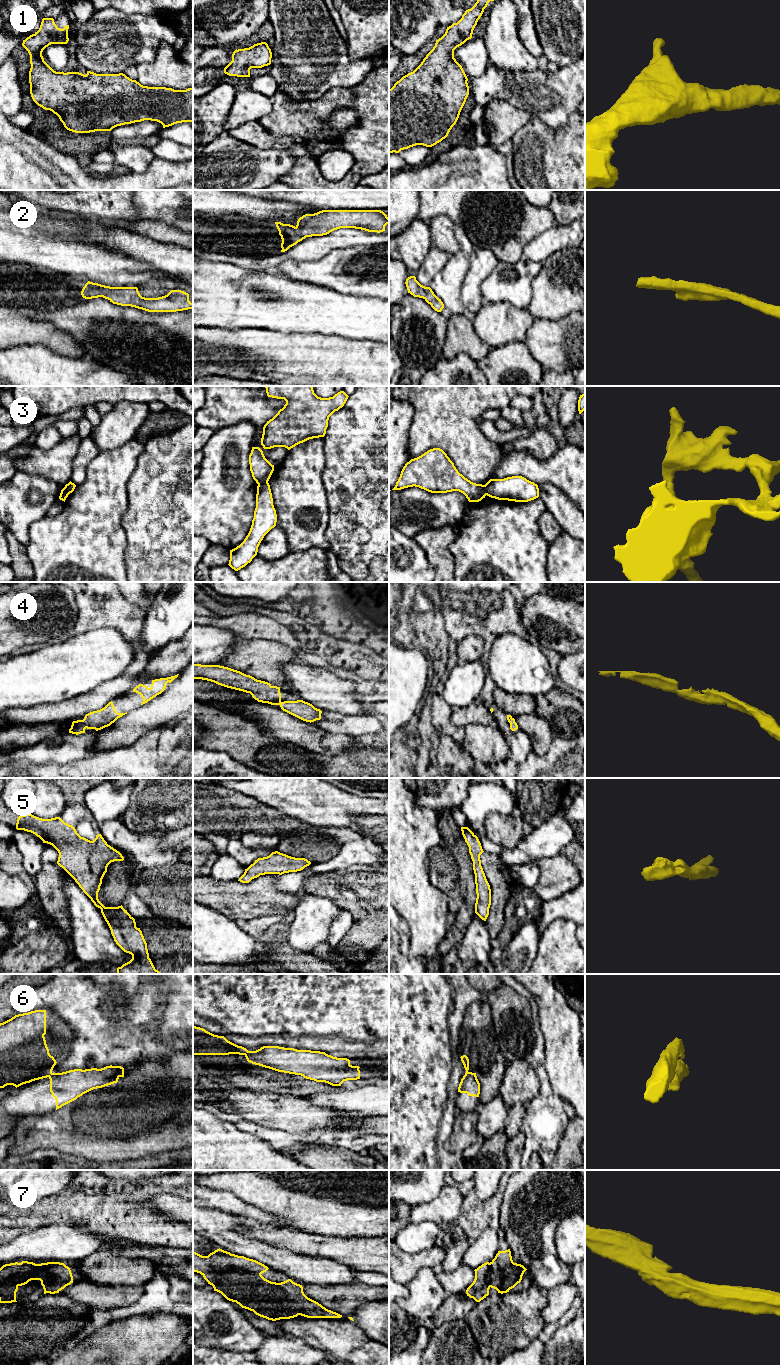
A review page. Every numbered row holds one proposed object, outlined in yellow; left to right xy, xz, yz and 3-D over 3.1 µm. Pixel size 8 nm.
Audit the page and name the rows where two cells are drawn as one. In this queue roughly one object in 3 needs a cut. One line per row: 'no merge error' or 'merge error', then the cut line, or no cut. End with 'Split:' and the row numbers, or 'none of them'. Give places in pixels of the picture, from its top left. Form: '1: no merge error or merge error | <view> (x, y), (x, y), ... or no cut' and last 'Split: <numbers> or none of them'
1: no merge error | no cut
2: no merge error | no cut
3: merge error | xz (267, 481), (258, 484)
4: no merge error | no cut
5: no merge error | no cut
6: merge error | xy (51, 1072), (48, 1076)
7: no merge error | no cut
Split: 3, 6

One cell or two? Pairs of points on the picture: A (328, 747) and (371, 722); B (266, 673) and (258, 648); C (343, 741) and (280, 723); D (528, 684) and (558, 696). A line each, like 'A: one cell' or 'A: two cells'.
A: two cells
B: one cell
C: one cell
D: two cells

